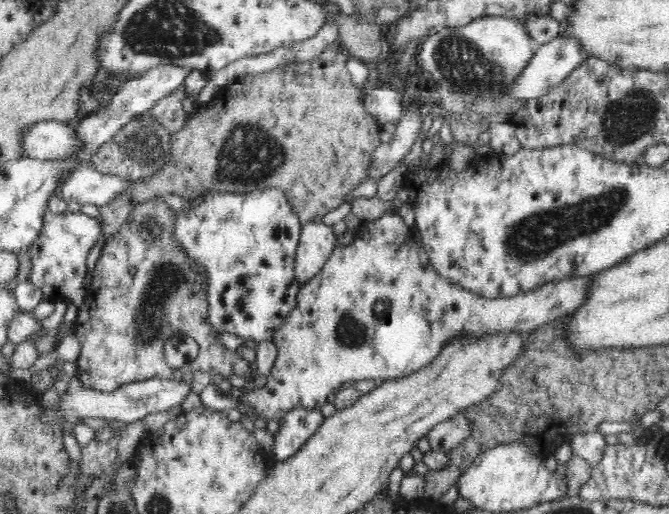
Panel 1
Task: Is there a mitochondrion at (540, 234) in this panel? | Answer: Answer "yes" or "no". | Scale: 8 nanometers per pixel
yes

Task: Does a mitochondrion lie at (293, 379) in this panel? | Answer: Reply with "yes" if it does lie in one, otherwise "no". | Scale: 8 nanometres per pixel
no

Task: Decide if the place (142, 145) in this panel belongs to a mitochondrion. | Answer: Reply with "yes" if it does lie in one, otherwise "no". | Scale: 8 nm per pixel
yes

